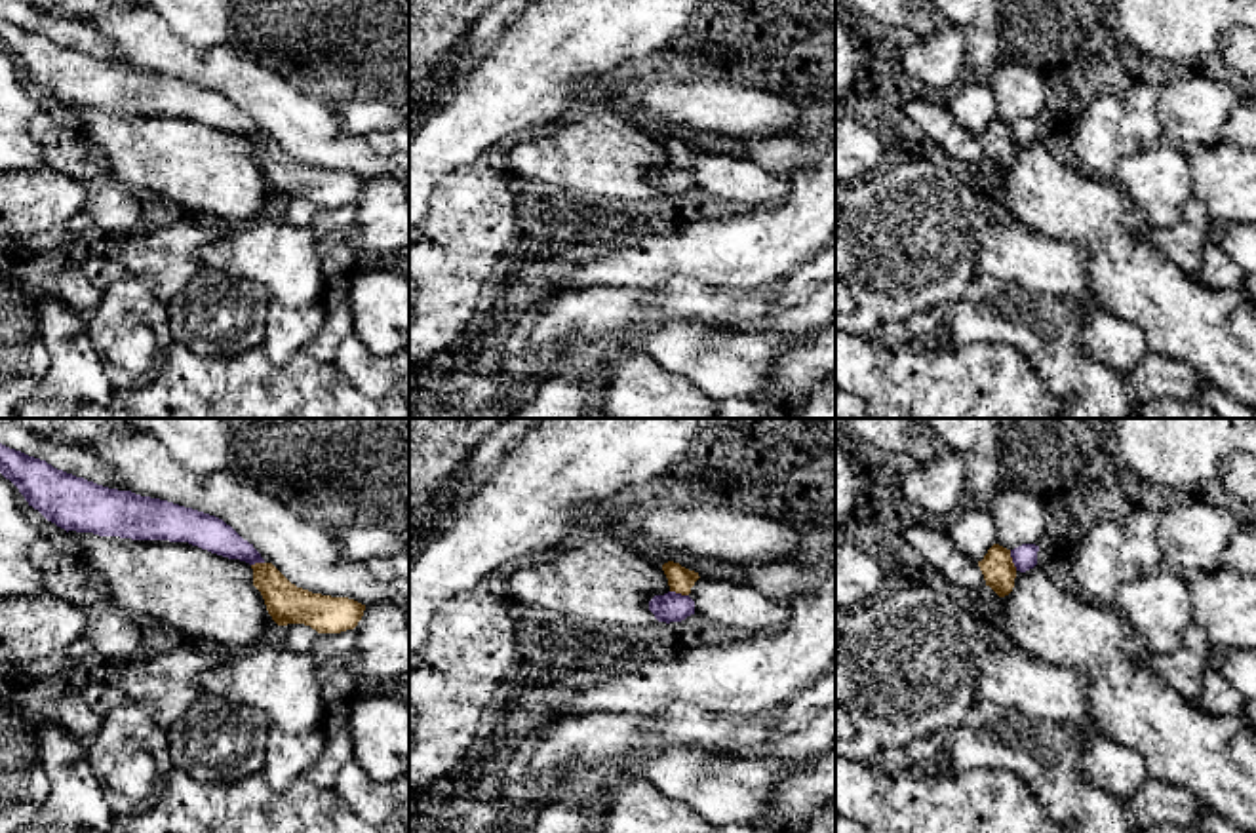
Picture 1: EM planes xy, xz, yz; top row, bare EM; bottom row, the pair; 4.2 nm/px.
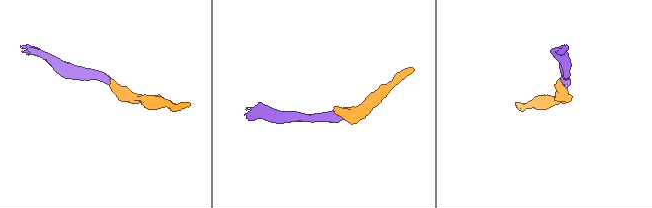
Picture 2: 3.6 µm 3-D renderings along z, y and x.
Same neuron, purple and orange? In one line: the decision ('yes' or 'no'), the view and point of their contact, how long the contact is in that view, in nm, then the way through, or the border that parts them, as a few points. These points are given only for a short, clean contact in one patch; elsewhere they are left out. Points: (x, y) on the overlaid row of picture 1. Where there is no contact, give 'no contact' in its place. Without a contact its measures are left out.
yes; contact yz (1013, 560); length 90 nm; way yz (1024, 558), (1013, 560), (998, 567)

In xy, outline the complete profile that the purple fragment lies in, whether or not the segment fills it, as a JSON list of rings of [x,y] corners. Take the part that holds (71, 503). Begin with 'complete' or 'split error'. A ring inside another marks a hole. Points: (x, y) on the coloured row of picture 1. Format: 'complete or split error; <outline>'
split error; [[[0,443],[0,474],[57,527],[131,540],[188,542],[240,559],[253,569],[253,586],[278,626],[304,624],[318,633],[354,630],[365,605],[312,593],[291,584],[223,519],[167,500],[97,485]]]

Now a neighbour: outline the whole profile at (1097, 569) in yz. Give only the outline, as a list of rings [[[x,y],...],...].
[[[1096,523],[1081,540],[1071,559],[1071,576],[1079,591],[1094,605],[1111,609],[1117,588],[1123,582],[1134,582],[1140,572],[1121,561],[1117,548],[1123,540],[1119,523]]]

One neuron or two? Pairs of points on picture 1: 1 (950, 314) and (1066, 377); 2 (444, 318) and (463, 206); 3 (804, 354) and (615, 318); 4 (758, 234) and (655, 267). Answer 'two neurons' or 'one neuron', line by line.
1: one neuron
2: one neuron
3: two neurons
4: one neuron

